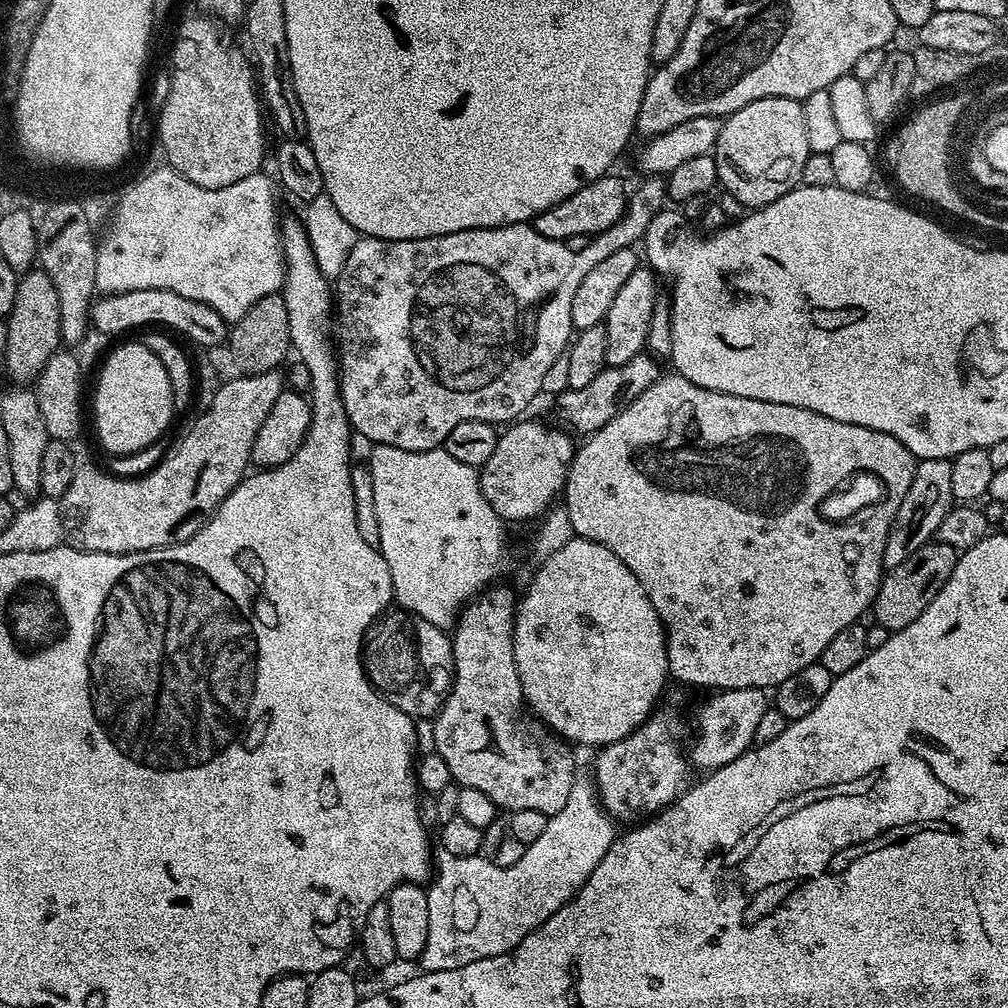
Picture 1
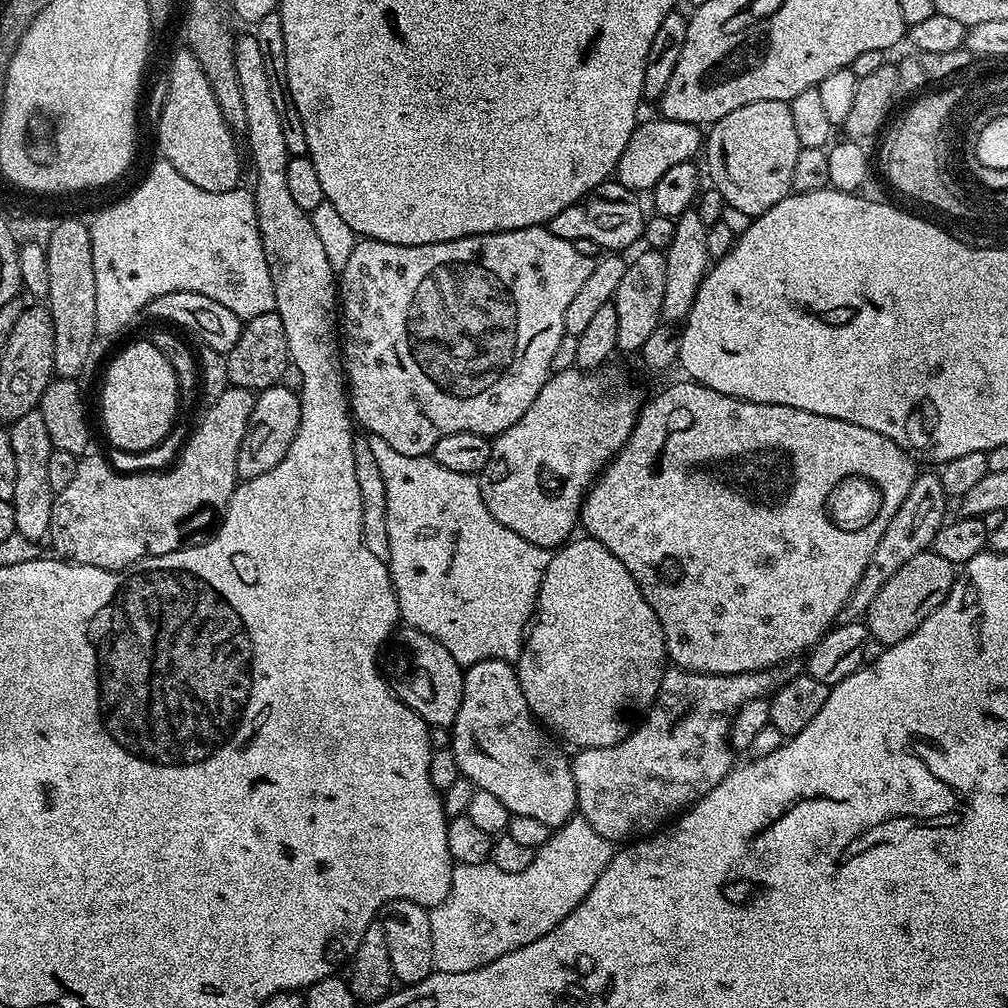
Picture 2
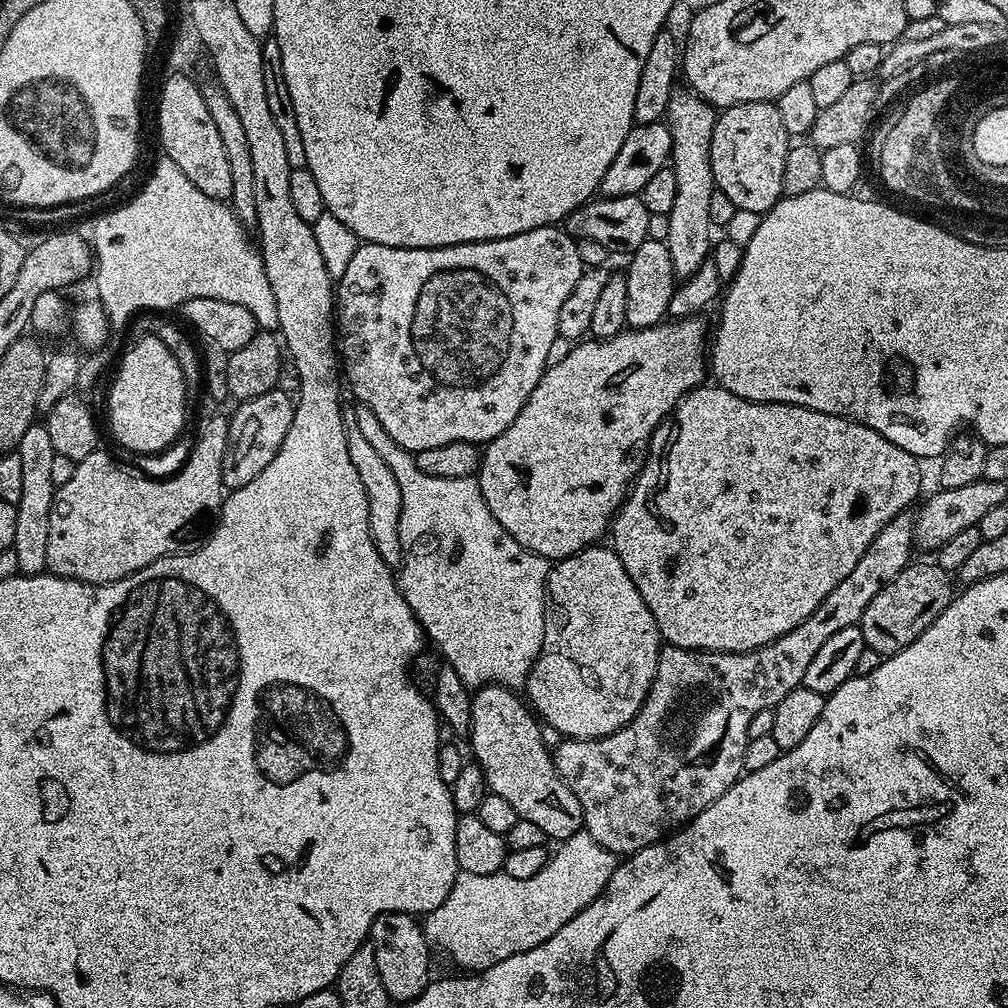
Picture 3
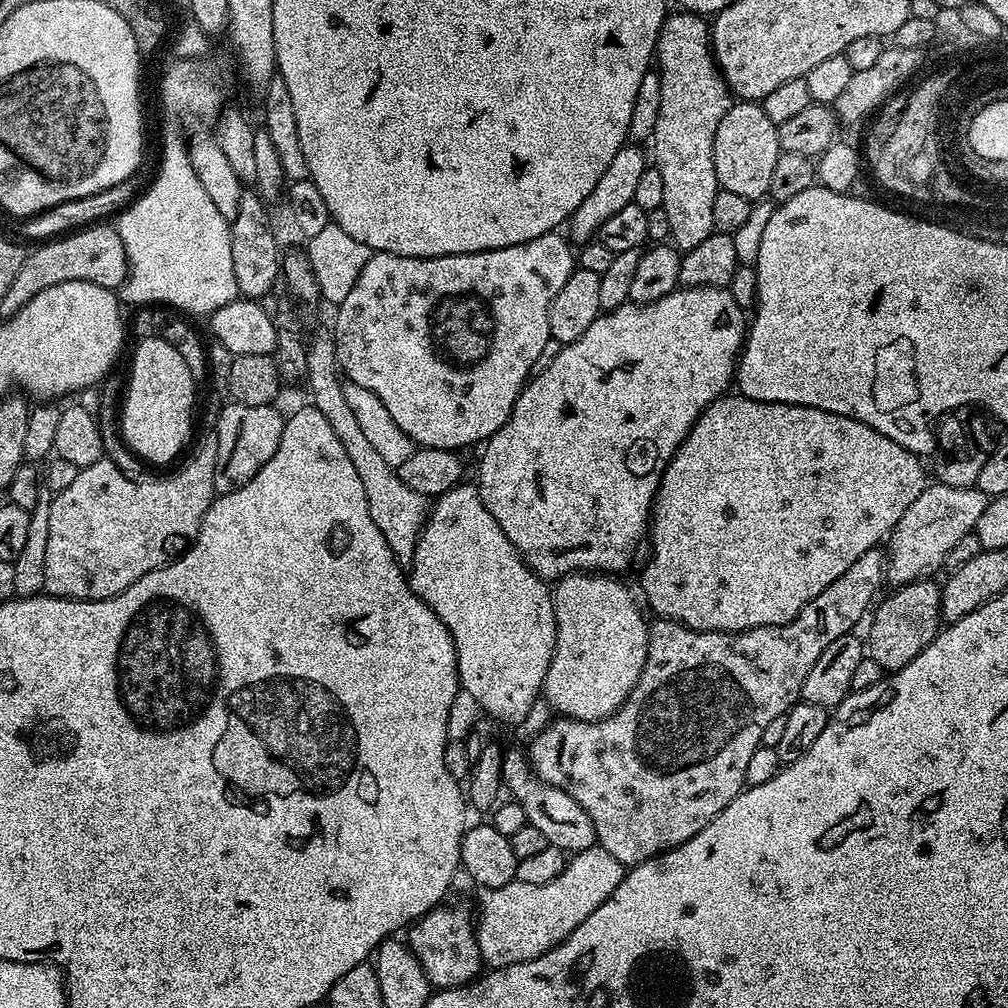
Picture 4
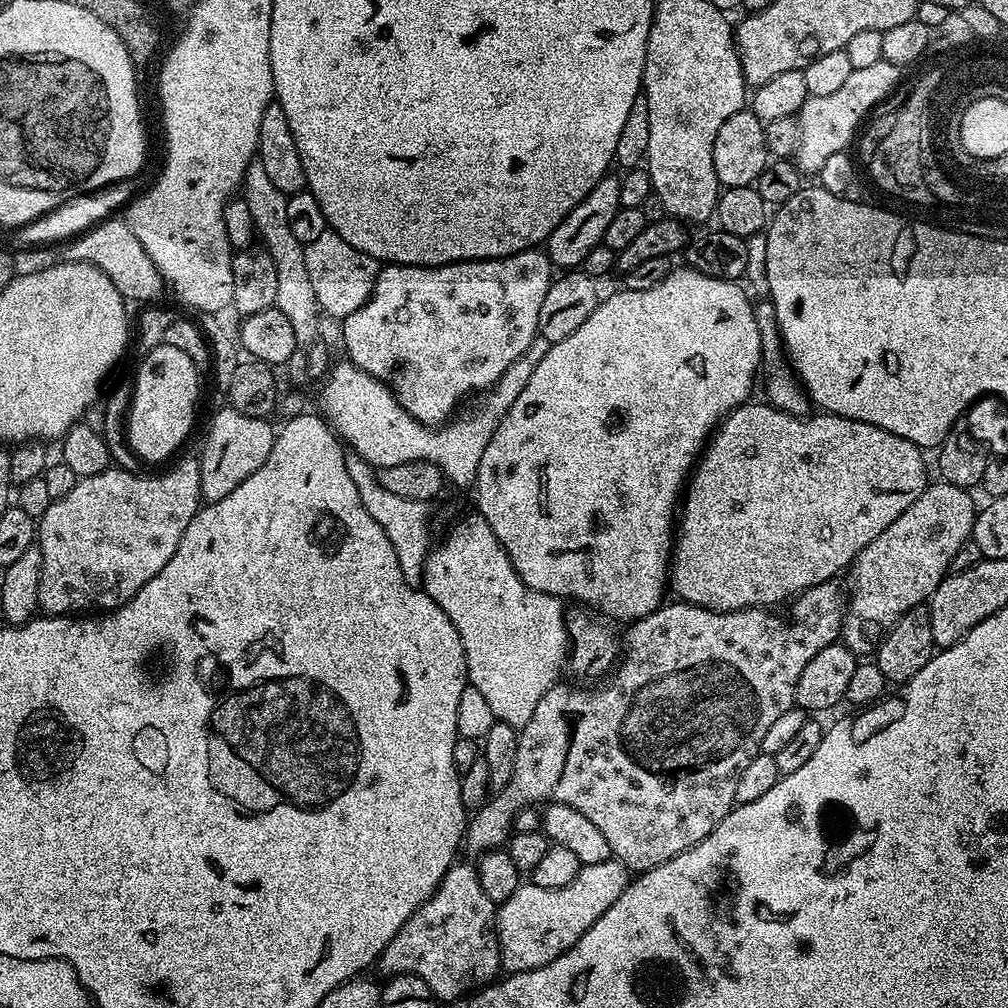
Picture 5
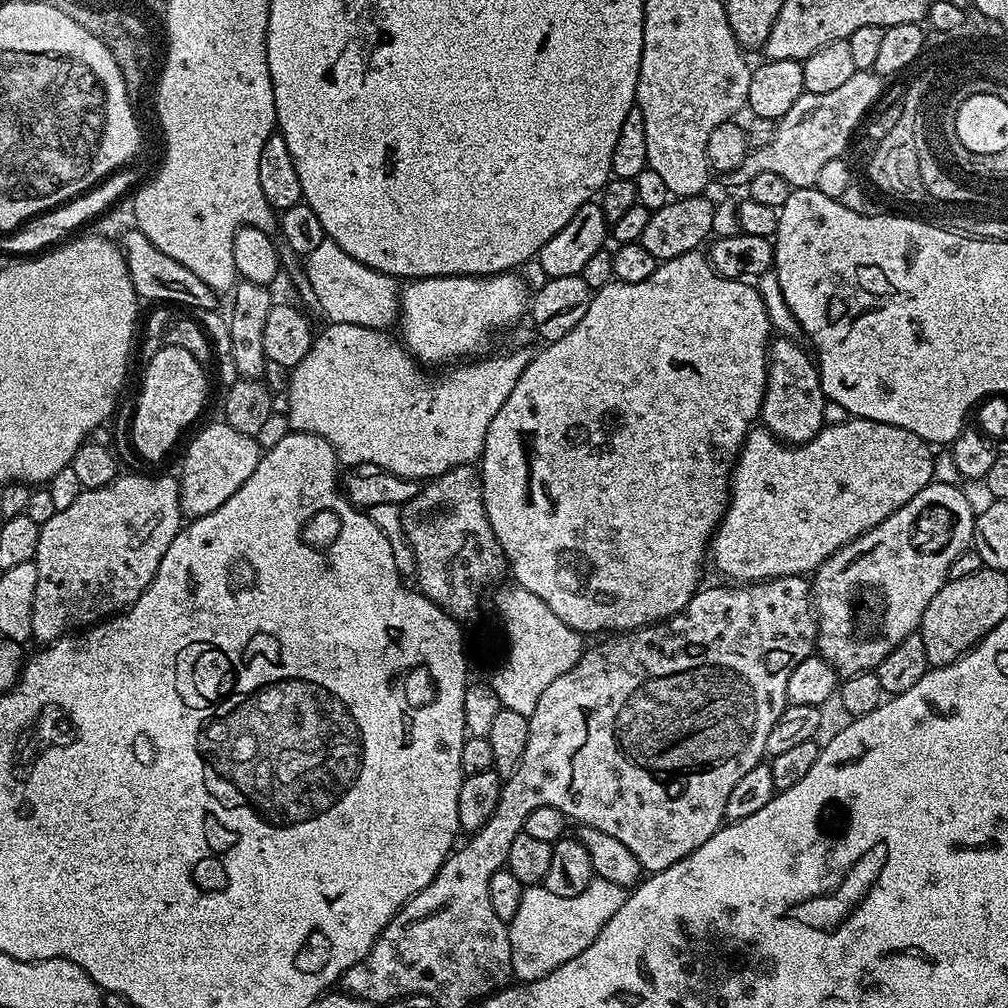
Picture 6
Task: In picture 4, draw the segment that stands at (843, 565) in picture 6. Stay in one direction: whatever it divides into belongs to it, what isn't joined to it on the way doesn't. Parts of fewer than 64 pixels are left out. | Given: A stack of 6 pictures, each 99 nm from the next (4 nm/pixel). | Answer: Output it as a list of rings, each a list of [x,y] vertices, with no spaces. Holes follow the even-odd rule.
[[[939,482],[929,483],[914,498],[910,510],[898,518],[896,527],[887,537],[886,545],[886,580],[889,585],[908,584],[911,580],[926,580],[935,577],[946,562],[946,554],[967,532],[975,529],[978,518],[986,509],[989,501],[982,490],[975,486],[959,488],[946,486]]]

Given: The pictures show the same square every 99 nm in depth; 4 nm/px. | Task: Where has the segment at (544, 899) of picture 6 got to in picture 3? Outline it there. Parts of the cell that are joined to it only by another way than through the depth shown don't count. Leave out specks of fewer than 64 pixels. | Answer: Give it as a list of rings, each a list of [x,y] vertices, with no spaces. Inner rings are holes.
[[[586,830],[574,834],[557,848],[560,849],[549,855],[546,866],[534,878],[510,878],[503,871],[494,874],[457,871],[446,902],[423,917],[425,936],[460,967],[457,969],[472,974],[486,971],[502,962],[502,958],[514,958],[514,954],[534,950],[546,938],[554,938],[570,918],[586,910],[602,894],[618,863],[616,855],[598,846]]]

